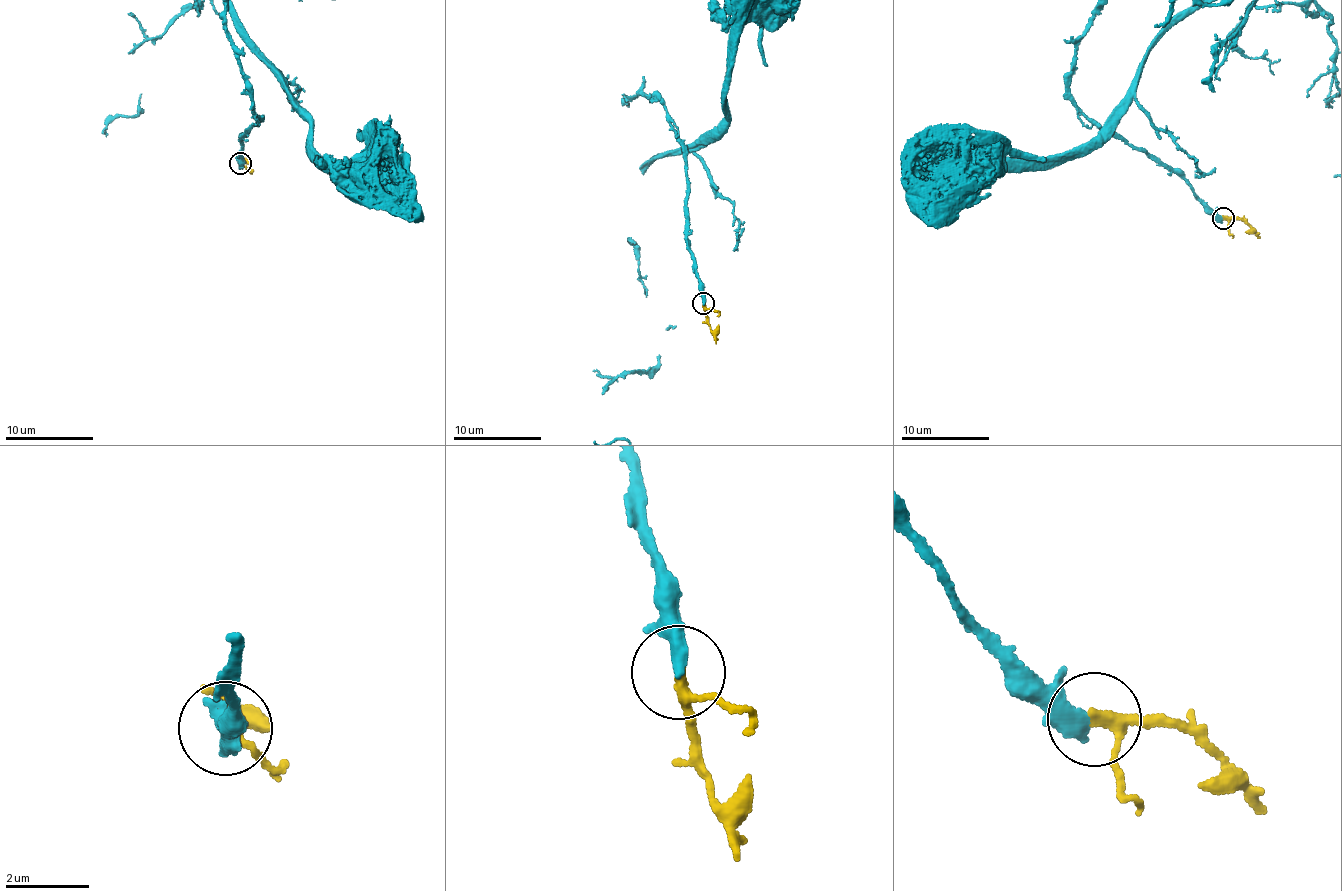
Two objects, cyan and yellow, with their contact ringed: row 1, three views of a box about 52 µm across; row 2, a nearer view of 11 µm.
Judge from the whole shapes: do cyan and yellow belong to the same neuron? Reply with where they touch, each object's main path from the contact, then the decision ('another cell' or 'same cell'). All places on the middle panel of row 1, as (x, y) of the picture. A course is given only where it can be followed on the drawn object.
place (703, 303); course yellow (703, 304), (715, 343); same cell

